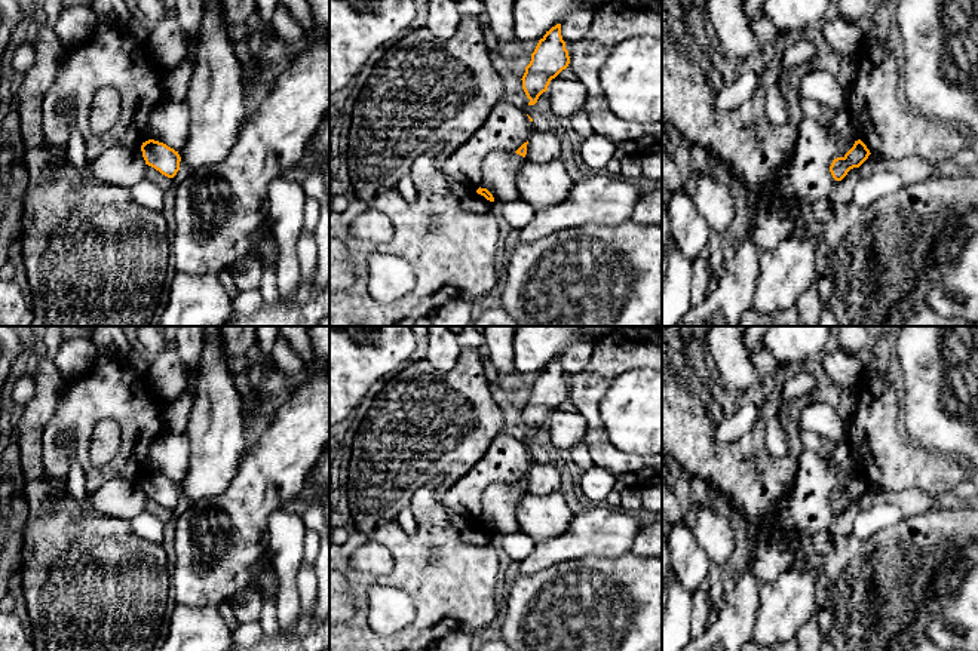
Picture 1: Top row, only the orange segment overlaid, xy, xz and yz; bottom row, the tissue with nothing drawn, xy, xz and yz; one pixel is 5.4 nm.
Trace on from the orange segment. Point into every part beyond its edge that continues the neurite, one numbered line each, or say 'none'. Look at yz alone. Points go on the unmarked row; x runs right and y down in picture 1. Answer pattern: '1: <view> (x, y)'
none

